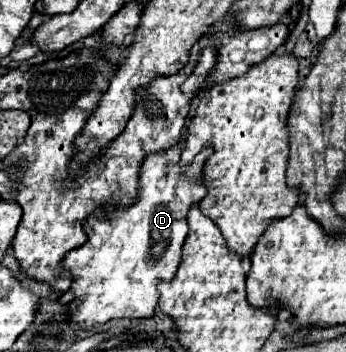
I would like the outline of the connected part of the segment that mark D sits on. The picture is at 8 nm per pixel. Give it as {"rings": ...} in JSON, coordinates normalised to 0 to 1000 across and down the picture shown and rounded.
{"rings":[[[532,395],[457,440],[434,440],[410,463],[405,486],[405,560],[387,582],[364,594],[341,594],[324,605],[324,622],[306,622],[301,594],[277,594],[266,616],[254,616],[243,639],[249,690],[214,713],[202,713],[179,736],[179,770],[202,776],[214,849],[202,855],[202,912],[208,935],[272,935],[318,906],[422,906],[445,895],[451,861],[457,861],[457,804],[491,798],[503,787],[503,770],[520,753],[520,707],[532,696],[532,679],[543,668],[543,599],[561,577],[578,577],[578,565],[595,554],[595,531],[584,526],[584,469],[607,446],[607,423],[590,423],[566,440],[549,480],[520,497],[520,435],[532,418]]]}

